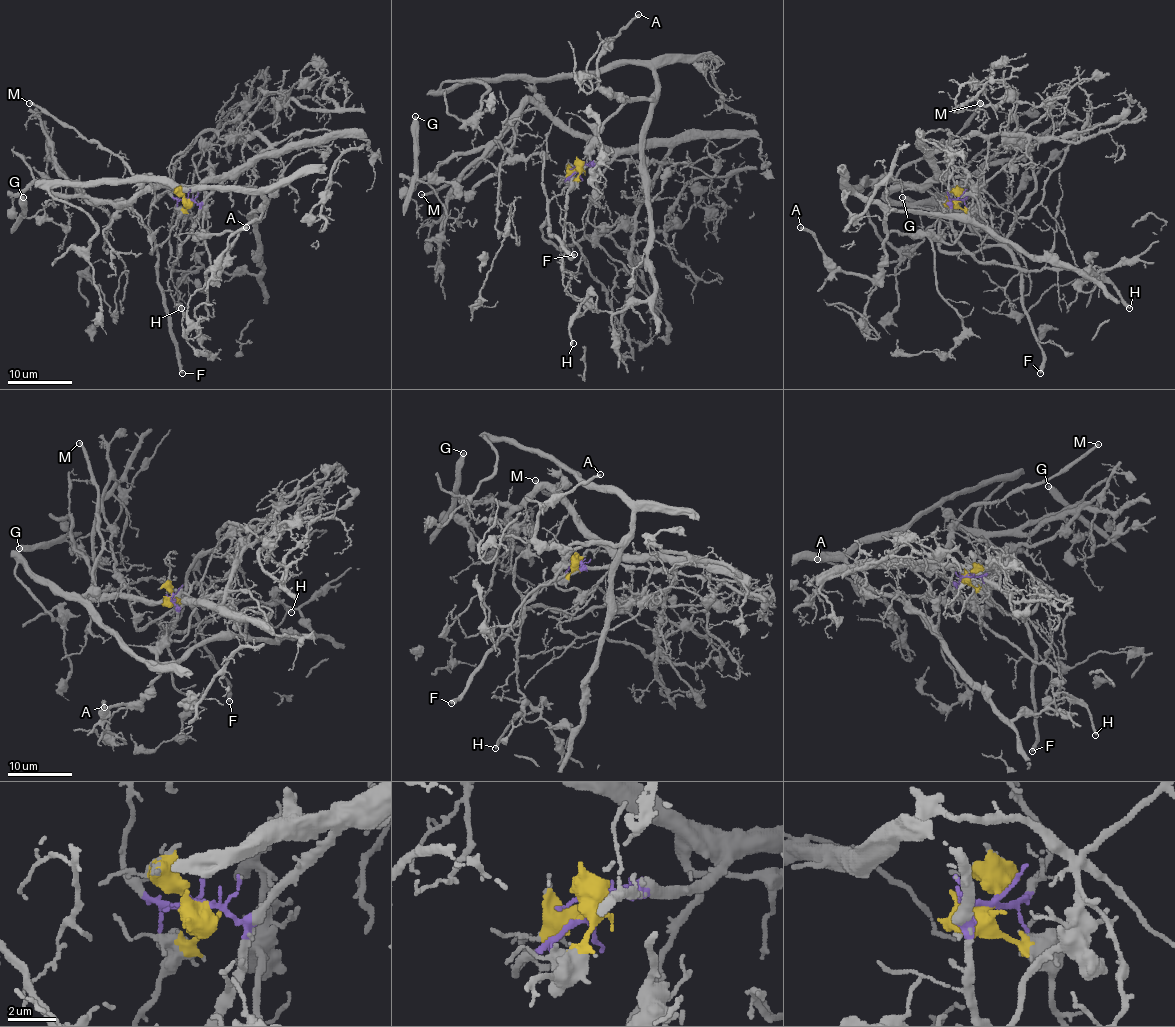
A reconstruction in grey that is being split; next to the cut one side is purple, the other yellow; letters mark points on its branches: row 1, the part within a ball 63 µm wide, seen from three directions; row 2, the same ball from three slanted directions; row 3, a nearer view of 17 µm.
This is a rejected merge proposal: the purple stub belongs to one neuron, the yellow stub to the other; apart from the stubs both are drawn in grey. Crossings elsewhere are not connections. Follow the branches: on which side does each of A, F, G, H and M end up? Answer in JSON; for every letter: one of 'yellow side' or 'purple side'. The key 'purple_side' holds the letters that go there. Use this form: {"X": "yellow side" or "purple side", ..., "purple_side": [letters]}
{"A": "purple side", "F": "yellow side", "G": "purple side", "H": "purple side", "M": "purple side", "purple_side": ["A", "G", "H", "M"]}

